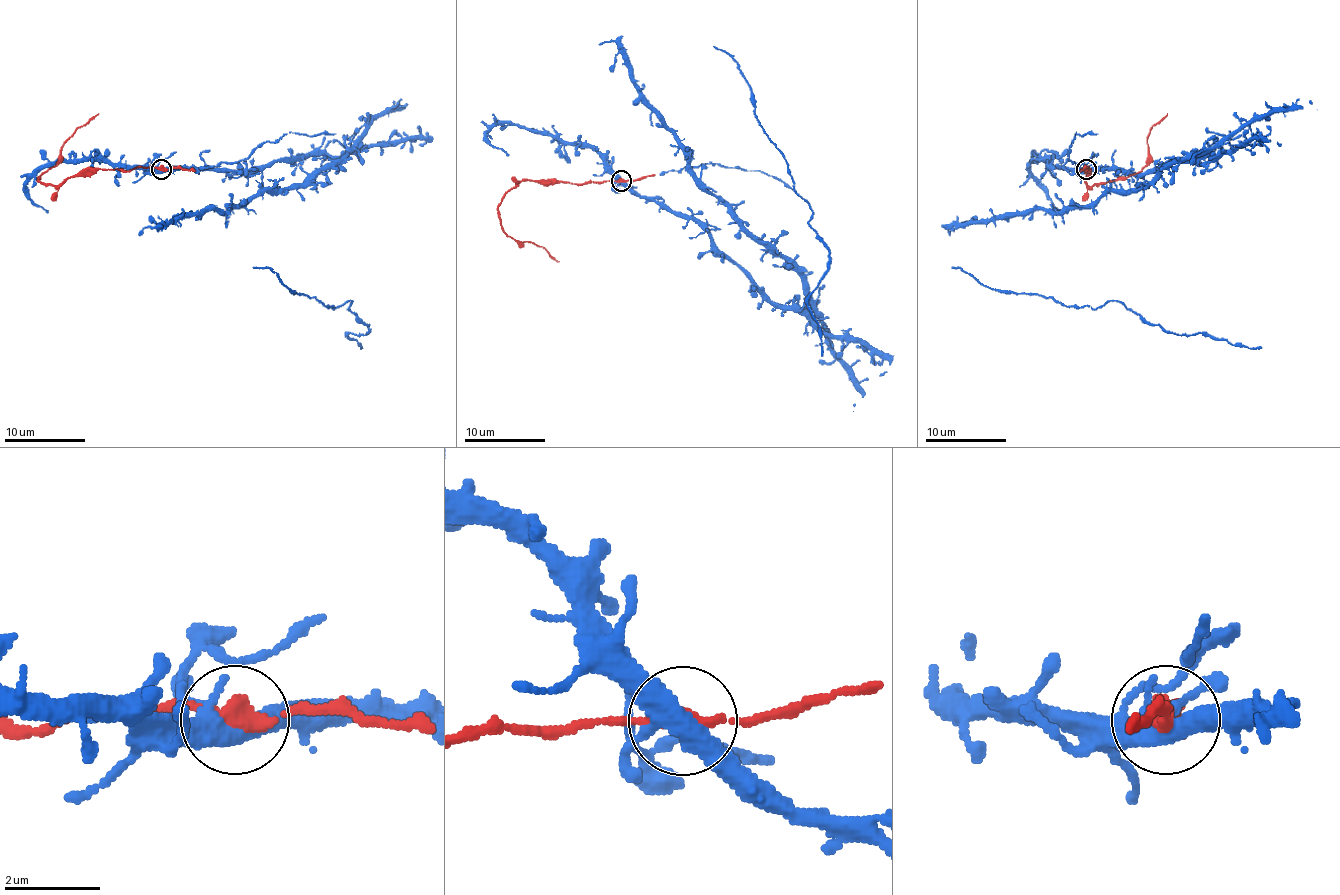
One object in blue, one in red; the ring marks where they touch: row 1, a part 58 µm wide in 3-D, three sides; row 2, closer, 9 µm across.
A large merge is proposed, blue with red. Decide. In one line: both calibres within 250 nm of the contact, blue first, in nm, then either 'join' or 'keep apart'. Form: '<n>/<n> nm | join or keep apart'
400/300 nm | join

